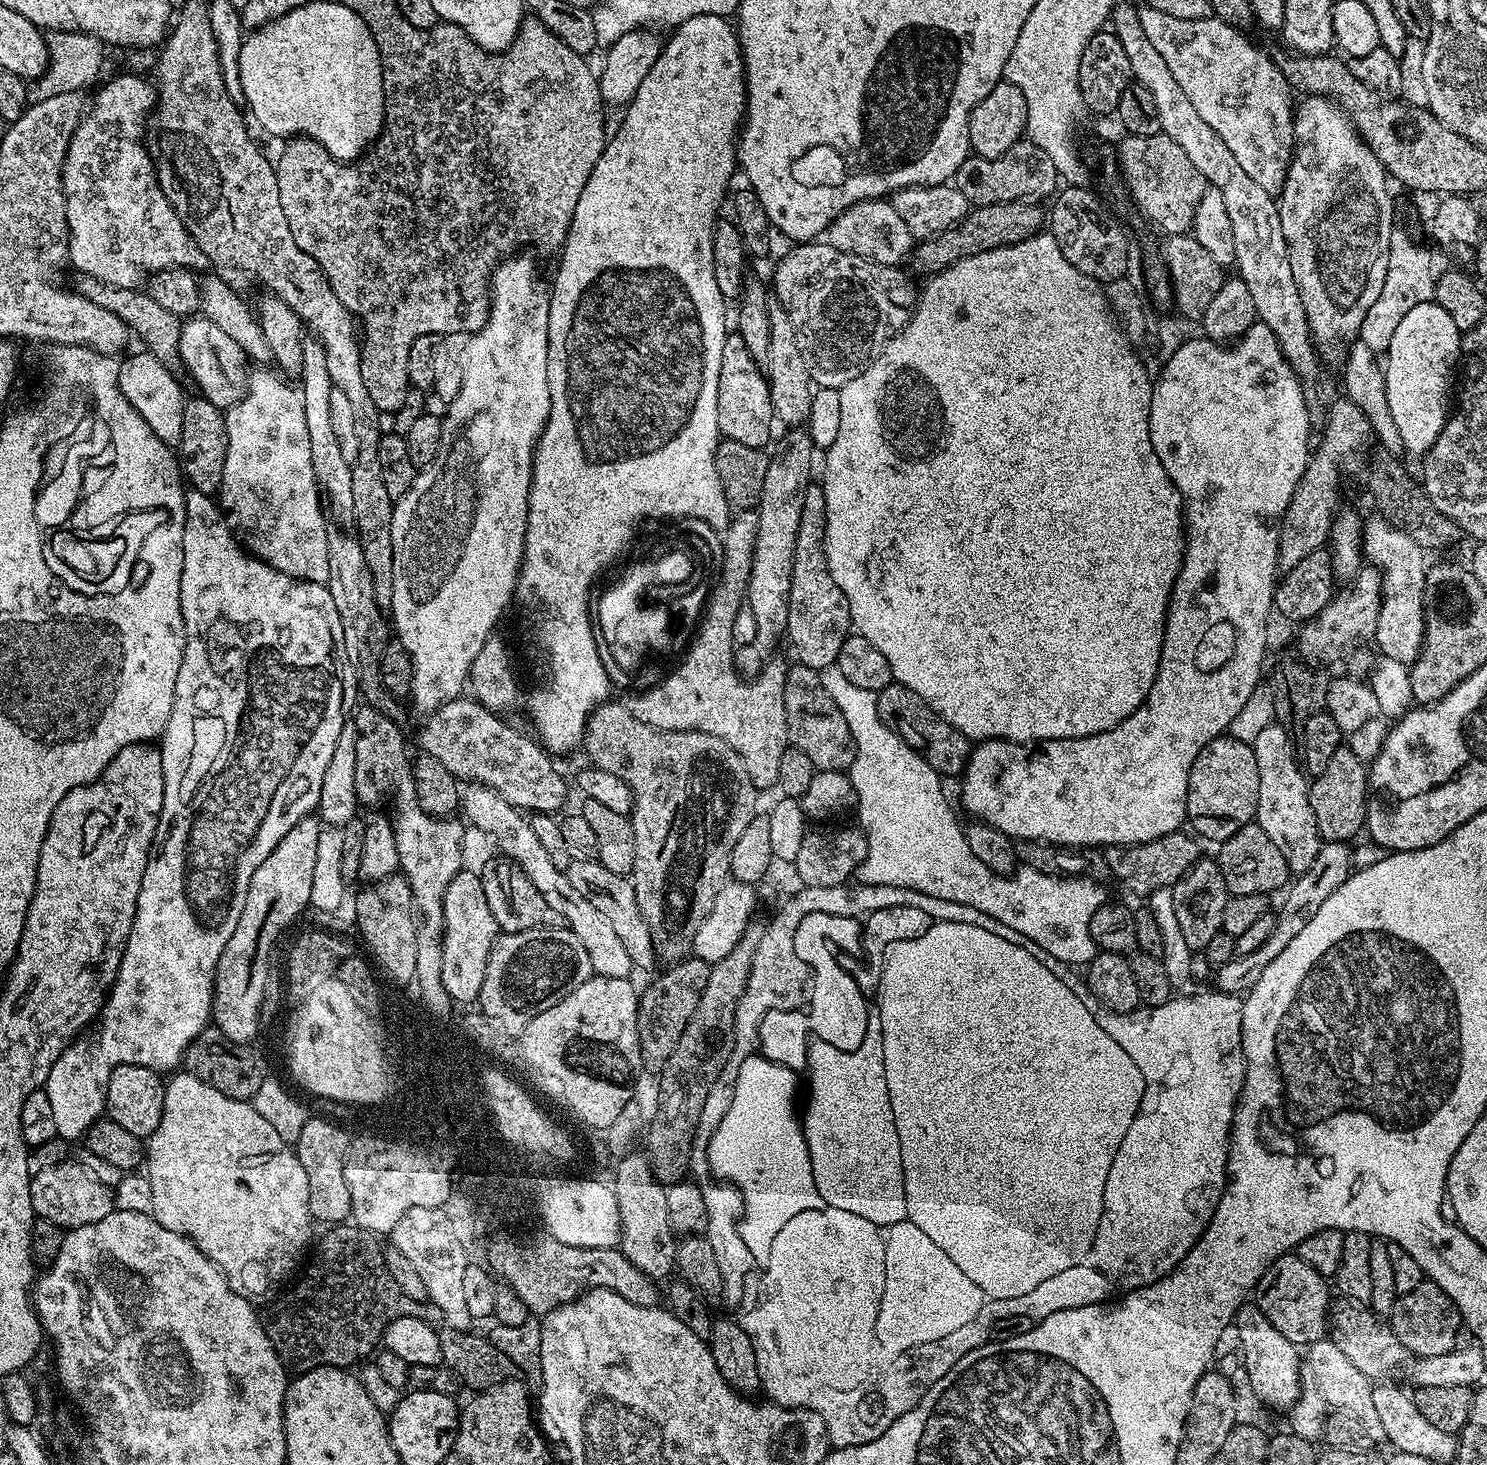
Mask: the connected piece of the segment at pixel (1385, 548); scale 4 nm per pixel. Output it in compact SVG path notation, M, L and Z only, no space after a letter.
M1379 514L1362 524L1362 552L1368 555L1369 565L1376 565L1383 573L1383 600L1378 614L1377 632L1374 644L1377 649L1384 645L1384 640L1392 640L1396 632L1404 632L1408 628L1408 620L1416 624L1416 628L1424 628L1426 623L1426 607L1424 608L1424 588L1429 587L1429 565L1424 565L1425 549L1421 548L1410 534L1396 528L1391 522Z

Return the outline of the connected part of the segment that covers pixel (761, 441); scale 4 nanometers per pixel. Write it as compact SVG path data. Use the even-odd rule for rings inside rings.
M737 332L727 333L720 355L718 380L718 426L721 435L746 446L765 449L771 443L772 422L774 424L775 420L767 377L750 354L744 338Z

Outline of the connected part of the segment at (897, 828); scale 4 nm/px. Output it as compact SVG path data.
M835 666L823 669L820 672L820 681L822 686L826 686L826 694L834 698L834 706L842 710L842 718L846 718L846 726L850 726L850 734L856 740L856 757L850 769L850 777L857 794L858 811L860 810L858 824L868 837L868 856L857 866L855 879L864 886L888 886L893 878L897 888L909 888L933 895L934 898L964 903L981 911L983 915L996 919L1009 933L1042 946L1044 953L1051 959L1060 960L1069 966L1087 966L1098 951L1090 934L1090 918L1094 918L1096 912L1078 916L1076 910L1066 910L1066 904L1062 904L1062 900L1058 902L1058 894L1054 898L1054 888L1058 890L1058 876L1040 873L1040 880L1050 879L1050 900L1056 900L1056 908L1050 904L1050 916L1032 914L1032 902L1038 900L1038 888L1032 882L1032 876L1037 876L1038 870L1020 866L1014 875L999 876L980 862L967 845L965 829L956 821L956 816L944 797L945 781L940 773L930 767L924 756L911 748L890 726L886 726L886 722L882 722L878 714L876 693L862 690L862 686L854 686L854 682L846 682L846 674L842 674L842 670Z

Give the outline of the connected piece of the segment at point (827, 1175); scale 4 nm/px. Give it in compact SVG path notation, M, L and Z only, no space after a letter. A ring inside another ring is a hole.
M878 1044L872 1046L844 1046L834 1048L814 1046L812 1052L806 1054L806 1068L810 1069L810 1103L808 1103L808 1142L814 1158L814 1170L818 1180L818 1200L820 1208L814 1213L835 1213L846 1211L848 1215L857 1216L865 1223L872 1223L877 1230L907 1219L906 1210L907 1168L904 1166L904 1150L894 1152L828 1152L837 1144L844 1148L848 1140L855 1136L864 1136L864 1144L868 1148L876 1148L880 1140L888 1148L898 1144L898 1133L894 1132L894 1108L892 1094L888 1083L888 1068L880 1058Z

